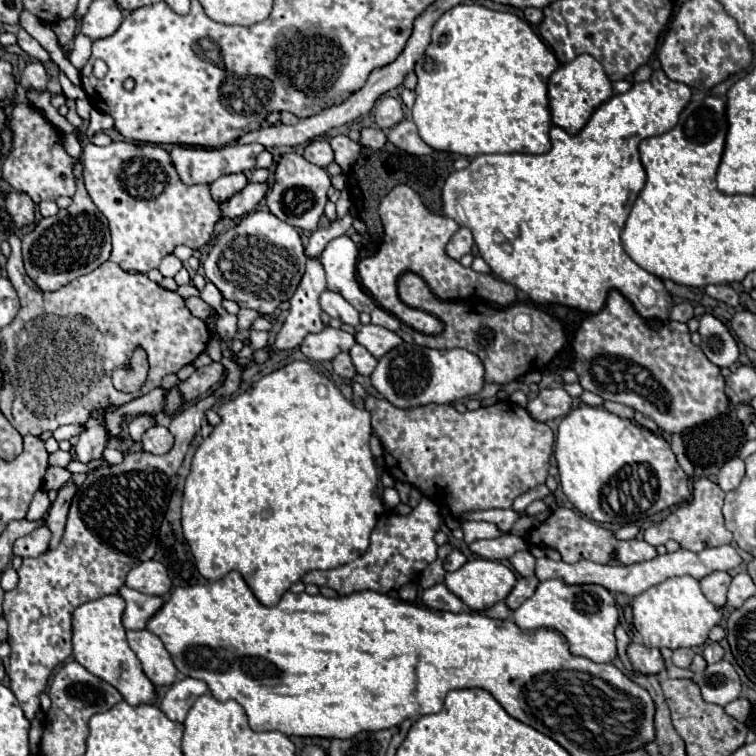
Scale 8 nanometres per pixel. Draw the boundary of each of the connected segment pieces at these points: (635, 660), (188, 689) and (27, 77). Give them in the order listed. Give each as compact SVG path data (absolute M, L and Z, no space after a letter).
M630 643L628 647L628 657L634 665L634 669L642 675L658 675L666 669L664 657L660 655L658 649L654 647L646 647L646 645L638 645L638 643Z
M182 679L182 681L176 681L168 693L164 695L162 703L160 703L160 709L166 713L168 719L172 721L184 721L190 707L194 705L194 701L204 695L208 691L208 685L200 679Z
M30 61L22 75L20 75L20 85L28 91L28 89L34 89L34 91L48 91L48 75L46 75L46 69L40 61Z

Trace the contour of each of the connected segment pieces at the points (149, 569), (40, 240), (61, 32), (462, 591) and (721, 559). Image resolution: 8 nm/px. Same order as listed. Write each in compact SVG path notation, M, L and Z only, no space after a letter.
M154 559L136 565L128 573L126 585L146 595L166 595L172 589L172 581L168 577L166 567Z
M76 183L76 195L72 197L72 205L60 209L54 217L40 219L34 231L22 237L22 255L24 267L28 277L42 289L42 291L58 291L60 287L68 285L80 275L92 273L104 261L108 261L112 245L110 245L110 227L108 219L96 209L84 183Z
M72 15L72 17L64 19L64 21L58 21L58 23L52 25L52 29L54 29L54 33L58 35L58 41L60 41L64 53L66 53L66 51L68 51L68 45L72 43L72 39L74 39L74 35L76 35L76 17Z
M474 559L458 571L446 573L444 583L470 611L486 611L508 597L516 585L516 575L500 561Z
M722 545L722 547L712 547L712 549L704 549L700 553L692 553L688 549L678 549L674 553L666 553L666 555L658 555L650 561L642 561L642 563L634 563L634 565L598 565L594 561L578 561L574 565L568 565L564 561L552 561L548 557L542 557L536 561L536 577L540 581L546 579L554 579L554 577L562 577L564 583L570 585L582 585L582 583L596 583L606 587L612 593L626 593L630 597L636 597L640 593L644 593L646 589L650 589L652 585L662 583L664 579L676 577L676 575L692 575L694 579L702 579L706 575L710 575L712 571L730 571L734 567L740 565L740 557L736 553L736 549L732 545Z

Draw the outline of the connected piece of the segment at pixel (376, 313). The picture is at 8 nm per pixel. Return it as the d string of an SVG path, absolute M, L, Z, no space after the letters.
M376 307L370 315L372 315L372 323L374 323L374 325L386 327L386 329L390 329L390 331L398 331L398 329L400 329L400 319L394 317L392 313L384 311L382 307Z

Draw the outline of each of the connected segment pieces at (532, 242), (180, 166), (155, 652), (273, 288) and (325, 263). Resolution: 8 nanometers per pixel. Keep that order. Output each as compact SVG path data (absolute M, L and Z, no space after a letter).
M654 71L648 81L634 83L626 93L604 101L578 135L570 135L554 125L550 131L552 149L548 153L478 155L466 169L454 171L446 179L442 187L444 213L472 231L482 259L492 267L496 277L516 285L536 303L560 303L584 313L598 313L608 293L618 289L644 319L668 321L670 309L674 307L672 295L666 291L662 279L630 259L622 247L620 233L646 183L638 143L644 137L670 131L678 123L678 115L688 105L690 95L688 85L670 81L664 71Z
M250 143L250 145L224 145L220 149L198 149L198 147L180 147L176 145L170 151L172 163L180 175L180 179L188 185L194 183L212 183L222 175L228 173L244 173L244 171L252 171L256 165L256 157L264 151L264 147L260 143Z
M146 629L128 631L128 643L130 643L130 649L138 655L146 677L156 687L172 685L176 681L176 667L172 663L172 657L154 633Z
M256 211L242 217L242 221L220 235L202 263L206 279L210 279L224 299L258 311L260 315L272 315L282 301L290 301L300 277L306 269L306 255L298 231L272 217L268 211Z
M348 235L332 239L320 255L320 263L326 271L328 289L340 293L358 311L370 313L376 305L356 279L356 259L358 259L358 247Z

